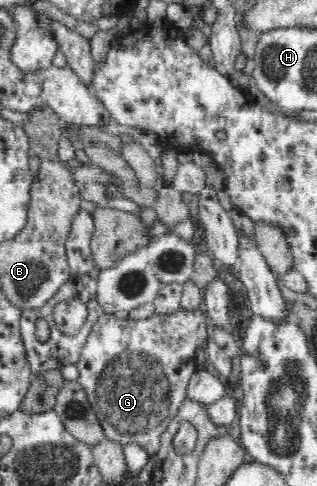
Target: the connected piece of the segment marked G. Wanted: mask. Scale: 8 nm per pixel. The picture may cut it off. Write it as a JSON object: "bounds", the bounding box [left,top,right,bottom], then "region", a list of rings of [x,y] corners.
{"bounds":[77,305,210,455],"region":[[[202,305],[197,309],[179,306],[173,313],[156,314],[147,319],[119,319],[103,312],[85,339],[77,369],[78,382],[104,432],[104,437],[119,442],[123,447],[137,443],[150,455],[159,451],[159,437],[187,397],[187,385],[198,371],[195,351],[205,348],[210,337],[208,318]]]}

